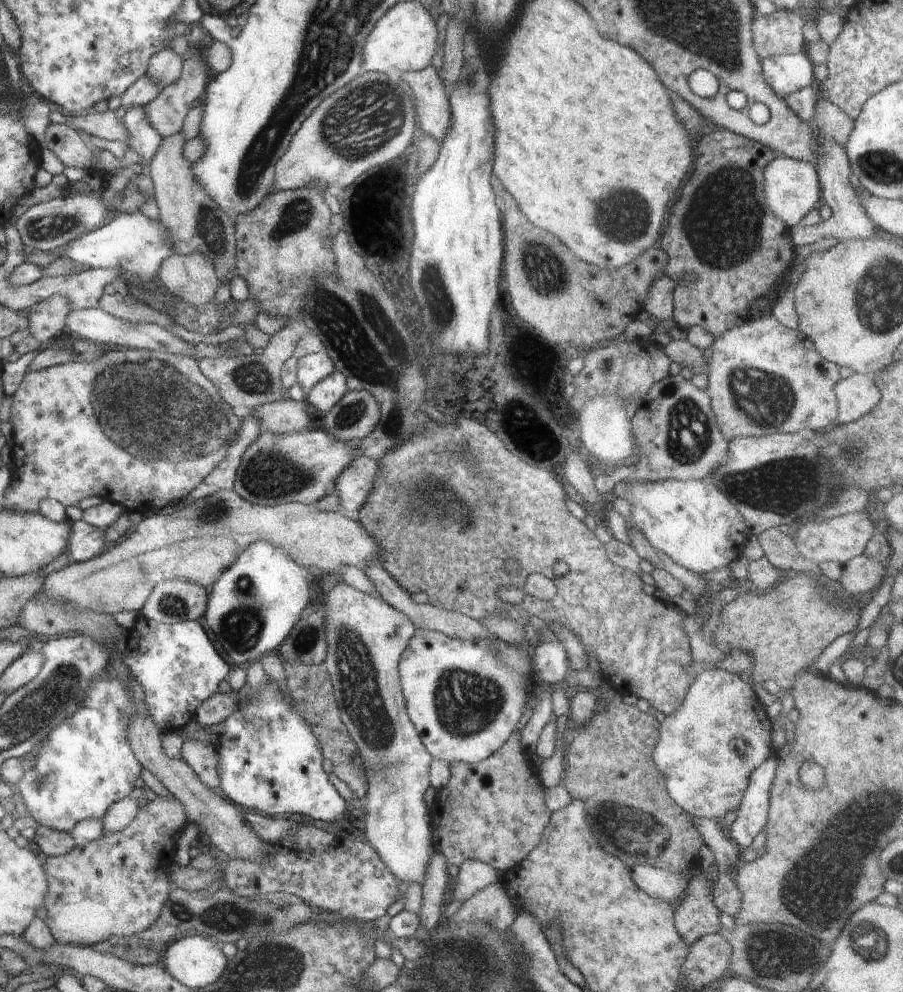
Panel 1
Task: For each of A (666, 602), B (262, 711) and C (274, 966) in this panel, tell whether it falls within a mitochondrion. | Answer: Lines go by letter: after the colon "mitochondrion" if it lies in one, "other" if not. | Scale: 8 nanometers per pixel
A: other
B: other
C: mitochondrion

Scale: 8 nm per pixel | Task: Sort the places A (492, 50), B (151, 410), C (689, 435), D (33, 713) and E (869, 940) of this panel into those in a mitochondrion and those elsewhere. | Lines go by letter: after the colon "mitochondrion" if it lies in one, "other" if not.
A: other
B: mitochondrion
C: mitochondrion
D: mitochondrion
E: mitochondrion

